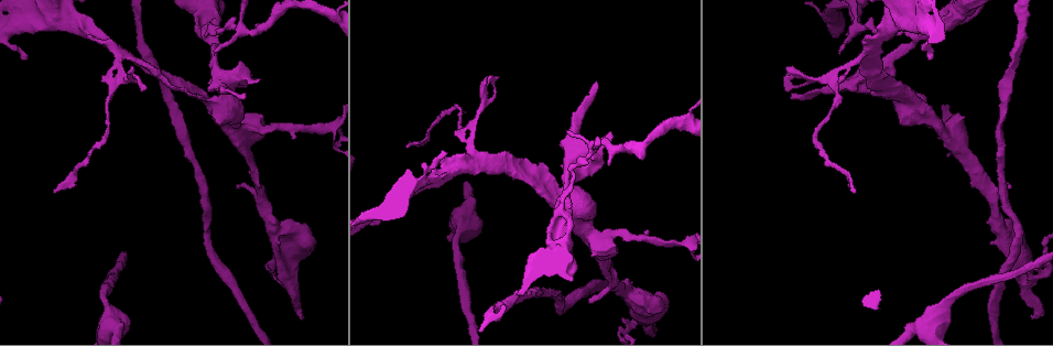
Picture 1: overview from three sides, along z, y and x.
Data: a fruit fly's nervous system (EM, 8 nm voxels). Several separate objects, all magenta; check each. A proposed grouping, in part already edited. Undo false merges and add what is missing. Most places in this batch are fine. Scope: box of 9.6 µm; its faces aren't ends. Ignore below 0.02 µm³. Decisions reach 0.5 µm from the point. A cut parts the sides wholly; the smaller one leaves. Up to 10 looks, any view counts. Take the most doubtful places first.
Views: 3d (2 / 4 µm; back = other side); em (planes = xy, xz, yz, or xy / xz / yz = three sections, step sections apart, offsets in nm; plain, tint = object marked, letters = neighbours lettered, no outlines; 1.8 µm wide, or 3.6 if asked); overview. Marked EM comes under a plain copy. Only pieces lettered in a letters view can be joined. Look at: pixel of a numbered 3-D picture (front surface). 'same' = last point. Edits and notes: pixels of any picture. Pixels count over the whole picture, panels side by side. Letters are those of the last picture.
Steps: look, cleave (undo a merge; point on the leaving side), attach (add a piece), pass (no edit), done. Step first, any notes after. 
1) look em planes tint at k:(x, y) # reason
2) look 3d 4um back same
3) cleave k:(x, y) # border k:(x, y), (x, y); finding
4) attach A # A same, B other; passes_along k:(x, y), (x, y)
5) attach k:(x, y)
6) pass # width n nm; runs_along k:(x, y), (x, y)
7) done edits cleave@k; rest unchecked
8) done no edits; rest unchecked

look em planes tint at 1:(565, 212) # branch point

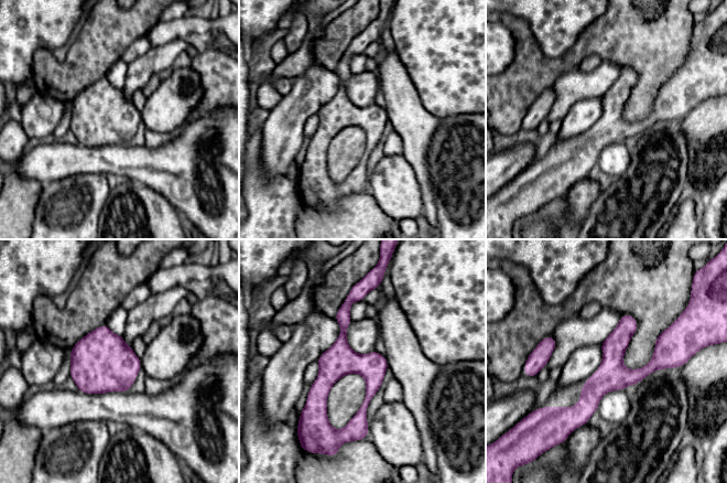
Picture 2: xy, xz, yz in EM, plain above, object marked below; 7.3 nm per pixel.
look em planes letters same # what lies round it

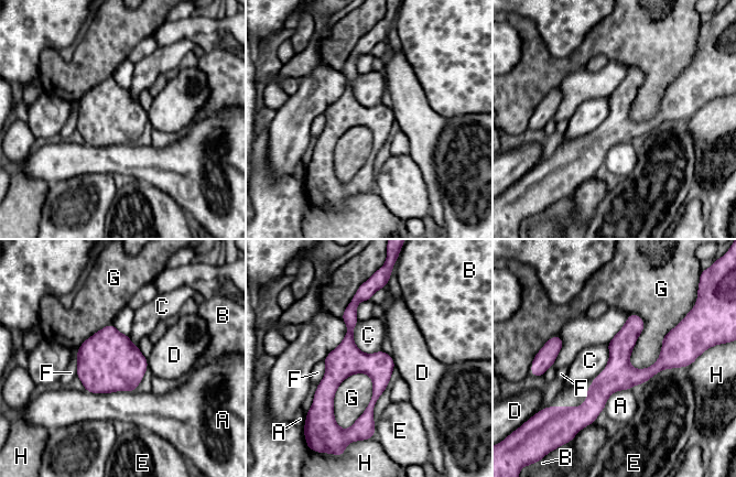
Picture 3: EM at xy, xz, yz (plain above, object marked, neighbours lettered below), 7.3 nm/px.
pass # A other, B other, C other, D other, E other, F other, G other, H other; border 3:(357, 320), (354, 343), (379, 351); one cell here

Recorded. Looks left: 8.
look 3d 4um back at 1:(458, 223) # thick turns thin

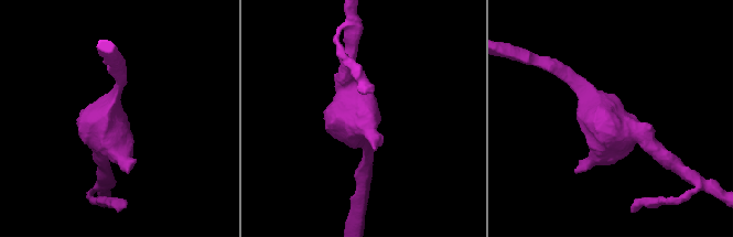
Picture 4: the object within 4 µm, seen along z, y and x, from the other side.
look em 3.6um xz step 8 tint at 4:(610, 112) # need the tissue

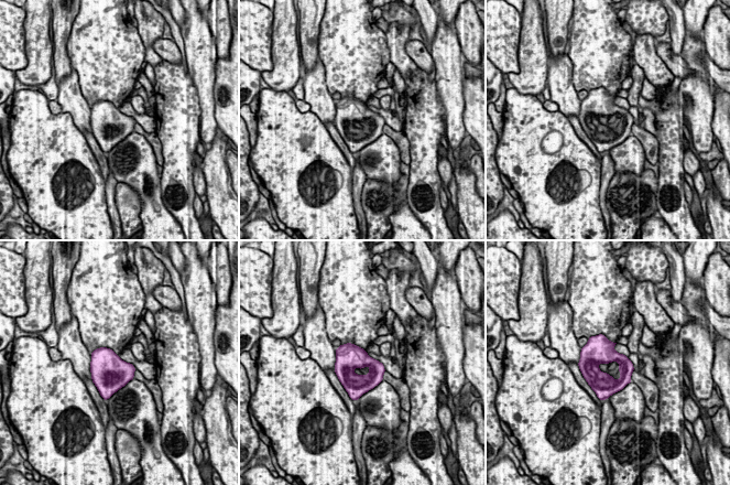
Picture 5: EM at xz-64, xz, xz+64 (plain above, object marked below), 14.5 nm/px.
look em 3.6um planes letters same

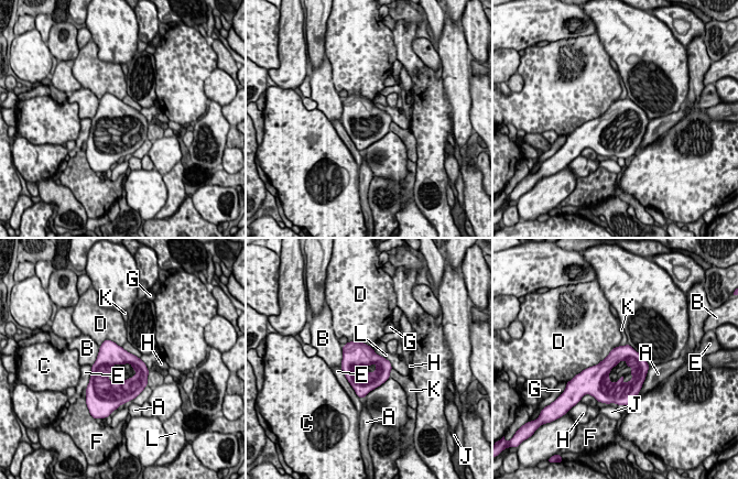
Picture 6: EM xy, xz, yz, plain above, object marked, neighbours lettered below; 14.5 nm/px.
pass # width 220 nm; A other, B other, C other, D other, E other, F other, G other, H other, J other, K other, L other; border 6:(373, 350), (383, 356), (392, 368); all the same cell

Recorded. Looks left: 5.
look 3d 2um at 1:(904, 23) # abrupt turn

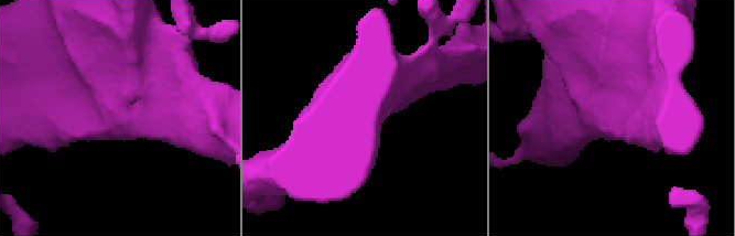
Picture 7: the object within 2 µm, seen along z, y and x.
look em 3.6um xy step 8 tint at 7:(109, 118)

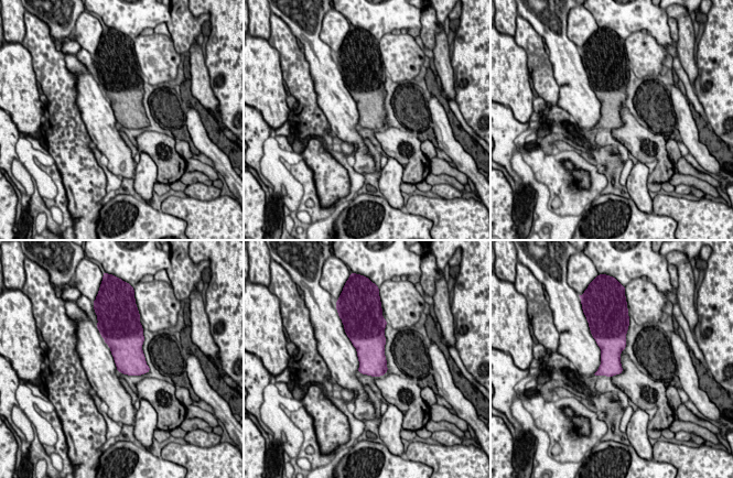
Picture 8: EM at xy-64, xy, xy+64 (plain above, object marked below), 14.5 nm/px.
look em 3.6um xz step 8 letters same

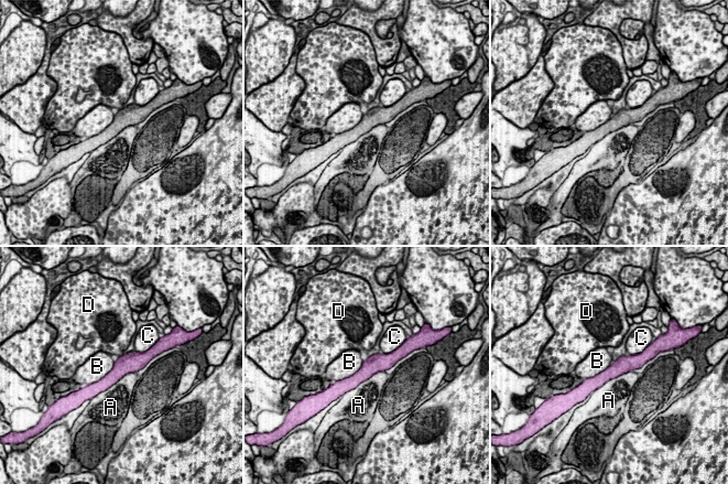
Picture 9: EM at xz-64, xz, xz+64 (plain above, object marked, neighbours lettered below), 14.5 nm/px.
pass # longest_contact A 750 nm; A other, B other, C other, D other; border 9:(364, 362), (352, 374), (333, 383); one cell here

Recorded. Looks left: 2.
look 3d 4um back at 1:(596, 82)

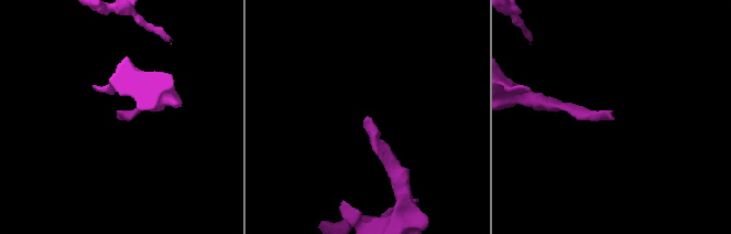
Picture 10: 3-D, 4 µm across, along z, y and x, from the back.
look em xz step 4 letters at 10:(121, 113) # shape alone is not enough

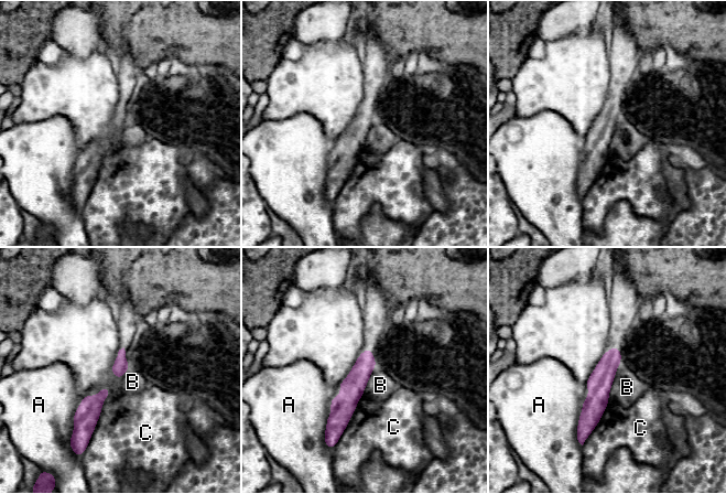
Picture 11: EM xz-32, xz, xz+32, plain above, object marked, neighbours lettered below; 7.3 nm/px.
pass # width 110 nm; A other, B other, C other; runs_along 11:(616, 350), (600, 379), (586, 431); no lettered piece goes on from it

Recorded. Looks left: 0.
done no edits; rest unchecked

